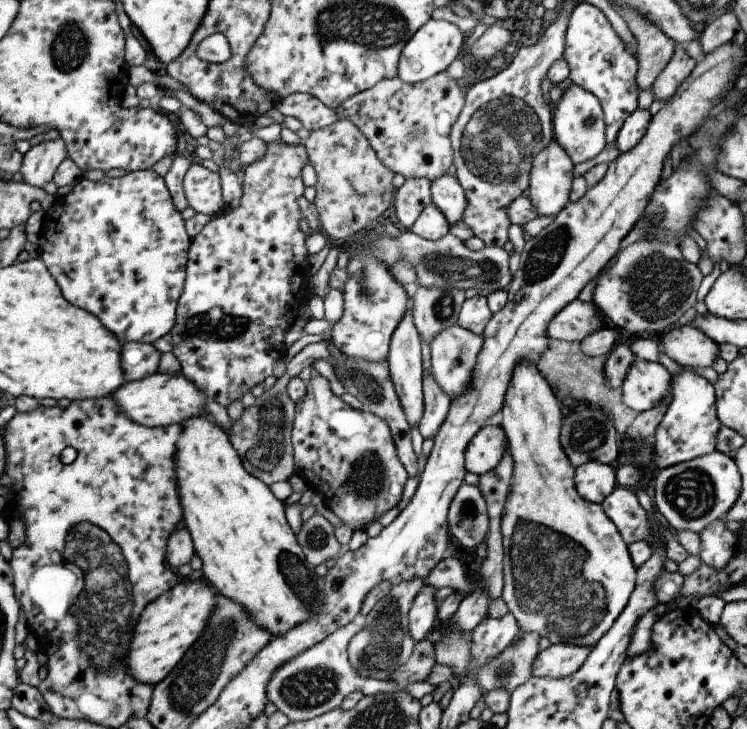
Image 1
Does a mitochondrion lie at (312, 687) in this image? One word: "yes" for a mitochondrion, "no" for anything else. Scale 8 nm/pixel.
yes

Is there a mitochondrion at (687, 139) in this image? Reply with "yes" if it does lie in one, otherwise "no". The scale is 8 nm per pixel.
no

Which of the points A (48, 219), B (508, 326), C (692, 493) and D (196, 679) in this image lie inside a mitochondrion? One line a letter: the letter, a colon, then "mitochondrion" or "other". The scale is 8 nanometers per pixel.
A: other
B: other
C: mitochondrion
D: mitochondrion

